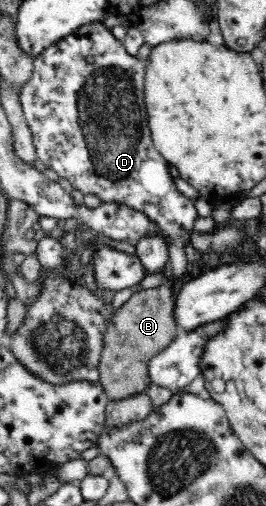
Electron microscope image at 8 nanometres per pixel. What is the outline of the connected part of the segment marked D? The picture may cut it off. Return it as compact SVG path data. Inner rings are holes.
M102 22L91 23L36 55L32 77L19 91L19 100L34 136L37 158L60 177L66 177L82 193L93 193L102 201L125 203L156 223L169 248L167 274L172 282L176 282L186 279L186 267L190 263L185 248L199 216L192 199L174 186L169 163L152 145L144 103L144 65L145 62L128 54L124 44Z

